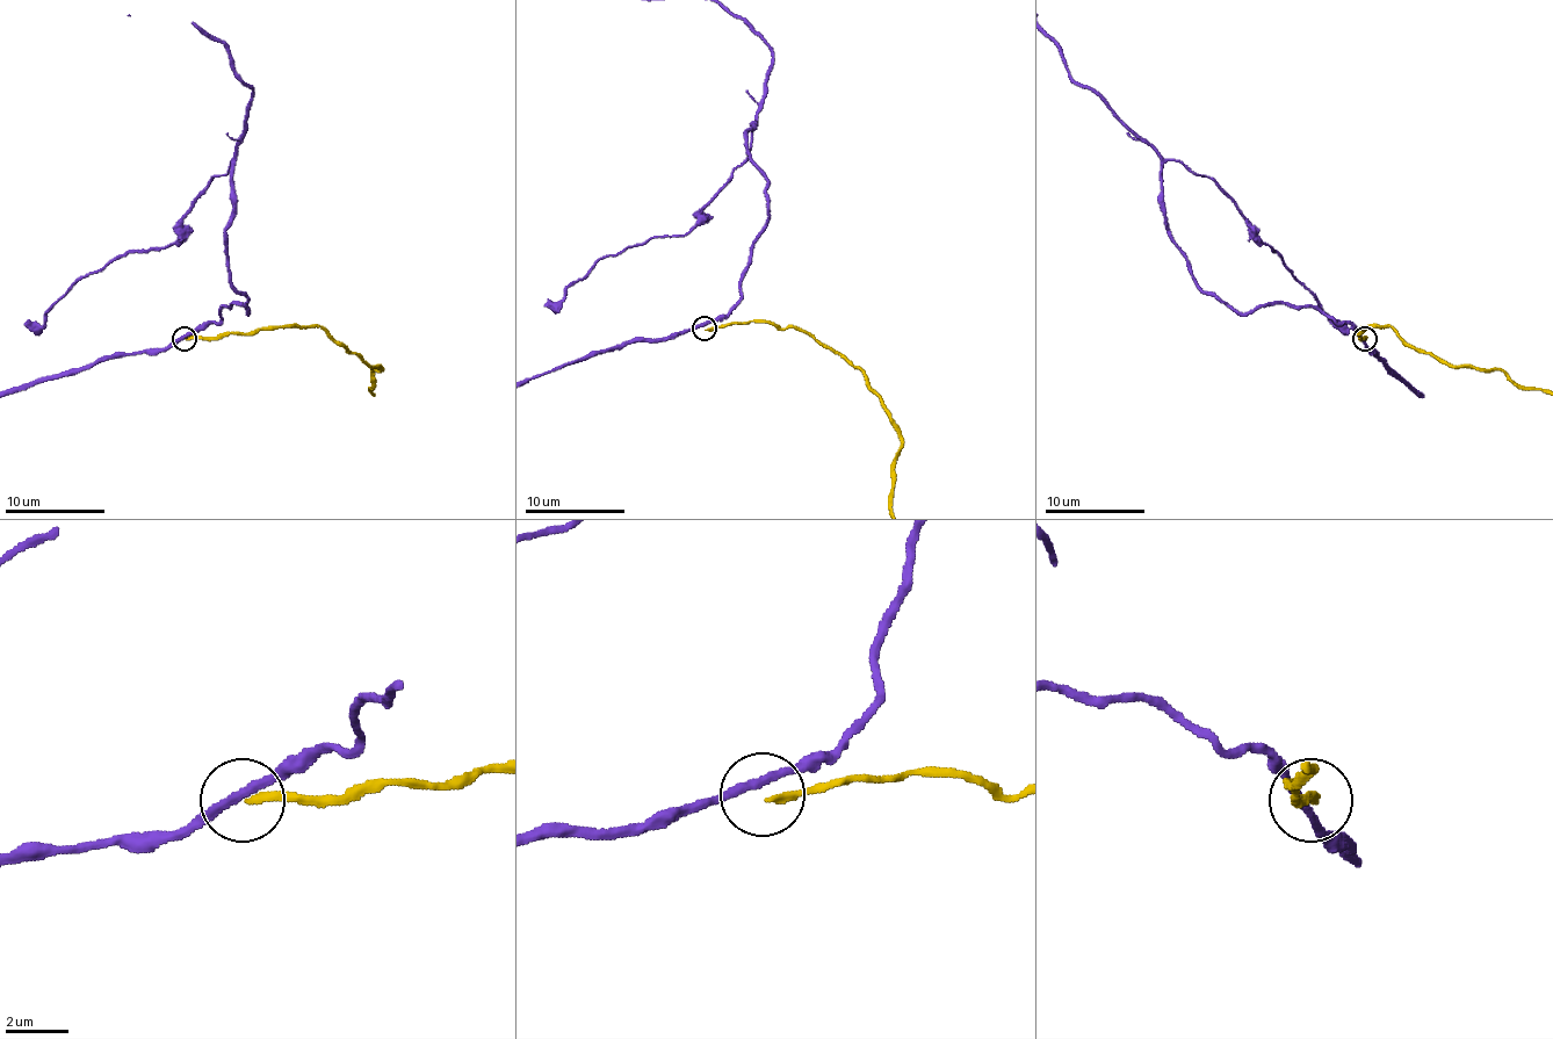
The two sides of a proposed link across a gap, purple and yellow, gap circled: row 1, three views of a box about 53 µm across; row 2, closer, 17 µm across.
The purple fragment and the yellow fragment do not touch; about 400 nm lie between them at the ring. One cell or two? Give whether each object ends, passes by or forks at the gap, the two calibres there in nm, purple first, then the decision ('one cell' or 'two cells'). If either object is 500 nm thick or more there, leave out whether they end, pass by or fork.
purple passes by; yellow ends there; 280 nm thick on the purple side, 200 nm on the other; one cell

